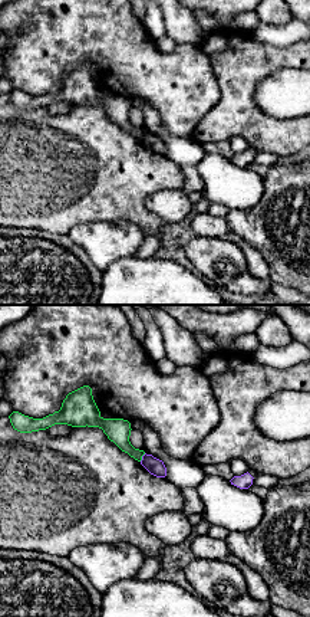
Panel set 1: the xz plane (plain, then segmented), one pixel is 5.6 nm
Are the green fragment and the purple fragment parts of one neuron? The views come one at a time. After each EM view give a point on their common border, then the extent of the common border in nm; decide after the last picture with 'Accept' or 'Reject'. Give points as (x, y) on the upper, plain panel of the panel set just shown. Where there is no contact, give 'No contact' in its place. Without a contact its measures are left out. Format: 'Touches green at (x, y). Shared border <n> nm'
Touches green at (141, 135). Shared border 60 nm

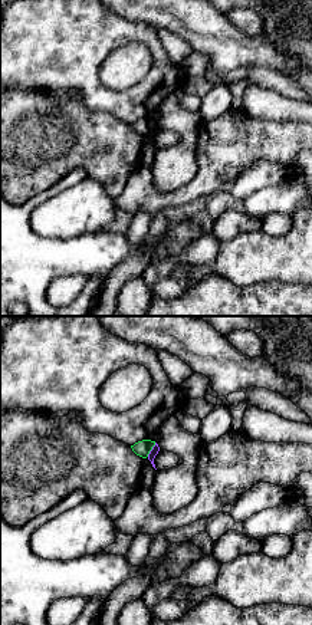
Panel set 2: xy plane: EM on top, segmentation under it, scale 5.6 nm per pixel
Touches green at (151, 127). Shared border 90 nm

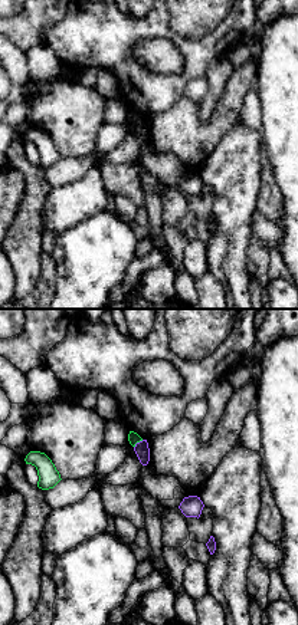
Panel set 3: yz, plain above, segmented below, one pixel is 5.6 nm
Touches green at (137, 119). Shared border 70 nm

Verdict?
Reject

